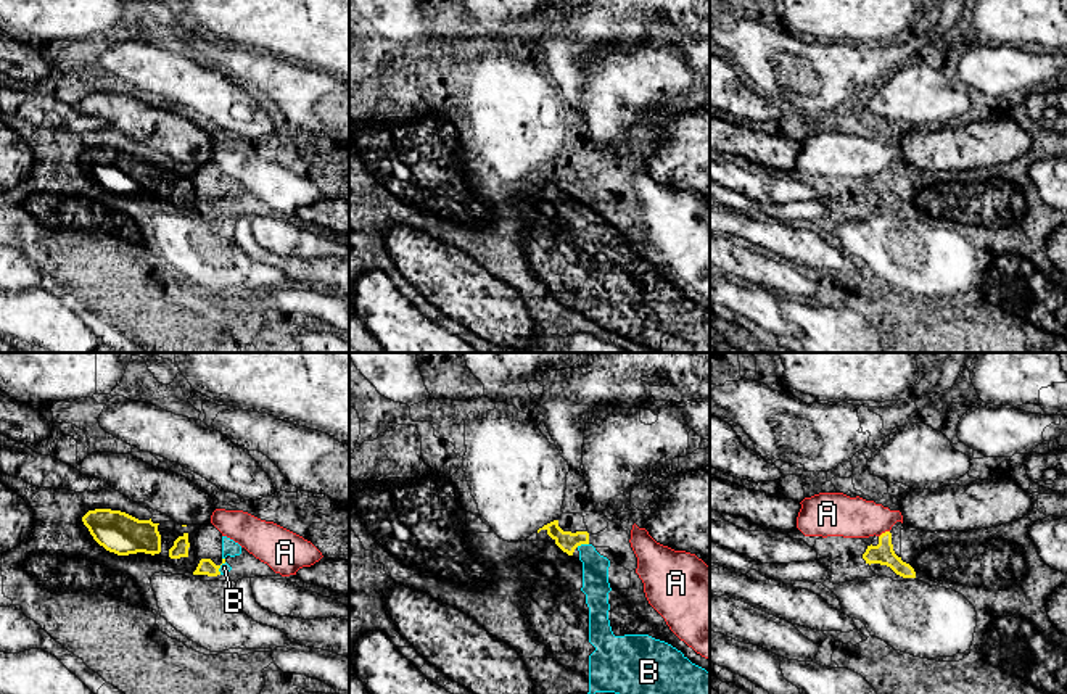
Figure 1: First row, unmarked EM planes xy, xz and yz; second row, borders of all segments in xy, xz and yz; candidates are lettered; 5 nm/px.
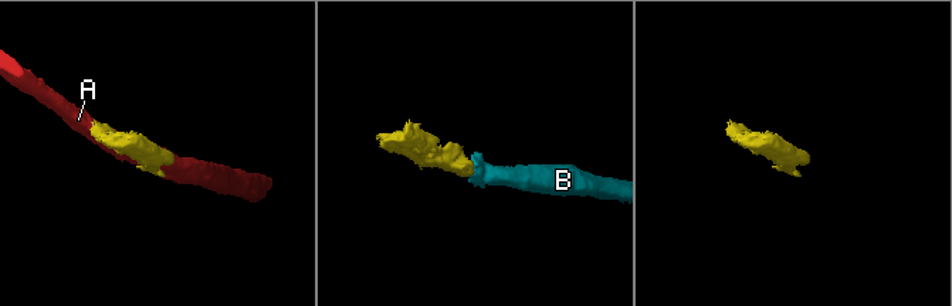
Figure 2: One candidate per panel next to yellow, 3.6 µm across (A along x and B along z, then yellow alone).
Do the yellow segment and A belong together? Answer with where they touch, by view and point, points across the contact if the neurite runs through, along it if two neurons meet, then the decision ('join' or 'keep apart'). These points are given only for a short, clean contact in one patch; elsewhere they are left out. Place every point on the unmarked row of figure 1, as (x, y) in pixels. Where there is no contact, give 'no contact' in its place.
meets yellow in yz at (885, 171); keep apart

